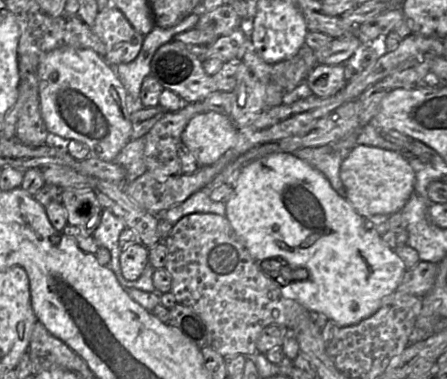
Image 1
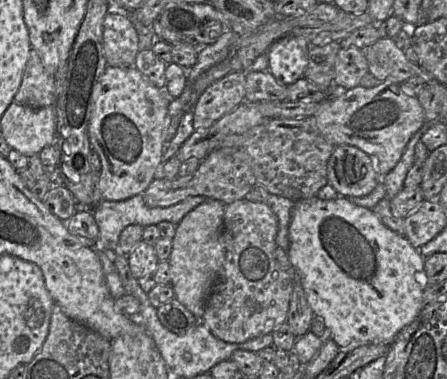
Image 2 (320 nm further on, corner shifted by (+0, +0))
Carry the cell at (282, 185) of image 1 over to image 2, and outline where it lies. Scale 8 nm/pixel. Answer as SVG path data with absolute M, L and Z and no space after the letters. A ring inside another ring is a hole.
M316 196L294 202L288 228L288 237L289 246L286 250L287 256L293 269L299 276L307 302L314 316L323 320L324 325L330 331L330 337L340 349L364 344L391 344L398 333L411 324L424 308L423 294L427 288L427 279L424 271L425 257L421 255L419 250L405 236L386 227L371 209L358 206L350 199L342 196L337 196L332 200L322 200Z

